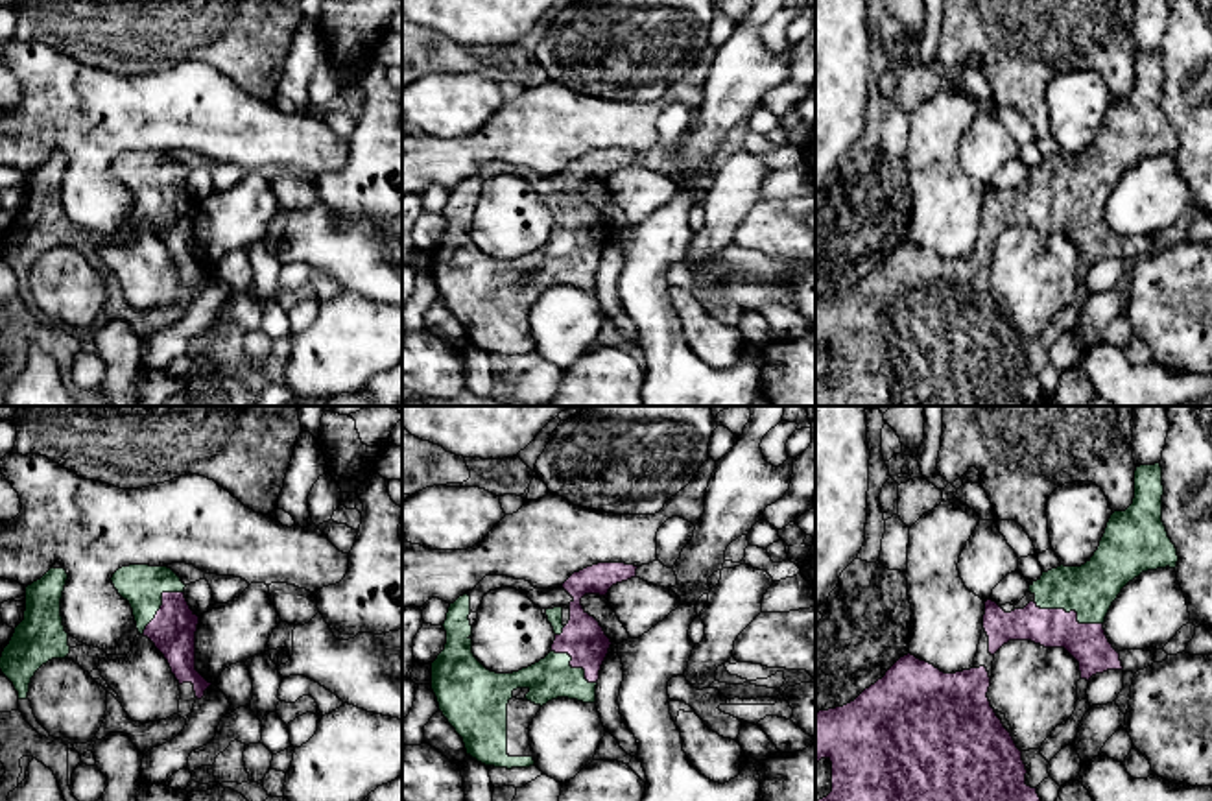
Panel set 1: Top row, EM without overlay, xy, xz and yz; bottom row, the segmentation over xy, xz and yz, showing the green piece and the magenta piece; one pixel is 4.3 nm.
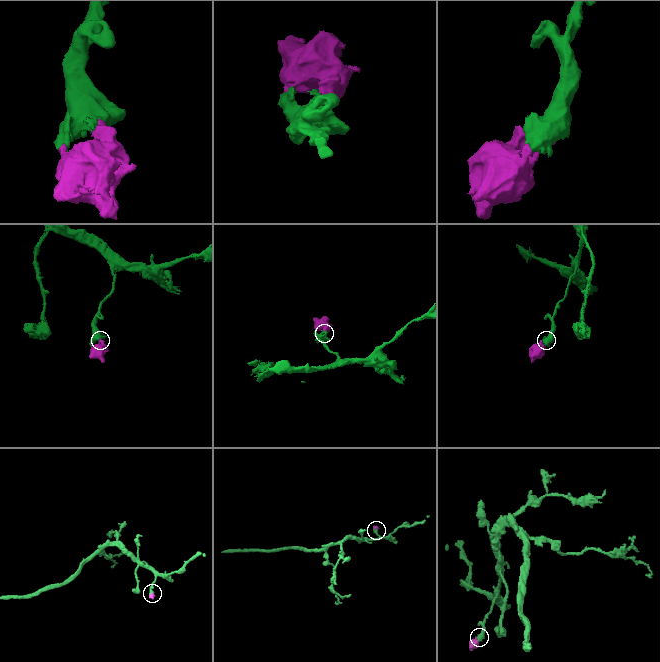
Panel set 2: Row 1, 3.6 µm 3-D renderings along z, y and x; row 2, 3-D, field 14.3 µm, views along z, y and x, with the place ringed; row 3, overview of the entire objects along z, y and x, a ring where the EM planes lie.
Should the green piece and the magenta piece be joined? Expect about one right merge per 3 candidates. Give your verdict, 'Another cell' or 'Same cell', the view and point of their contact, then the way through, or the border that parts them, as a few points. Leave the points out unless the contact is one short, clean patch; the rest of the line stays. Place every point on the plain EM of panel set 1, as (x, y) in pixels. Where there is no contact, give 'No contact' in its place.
Same cell. Touches green at yz (1070, 196)

